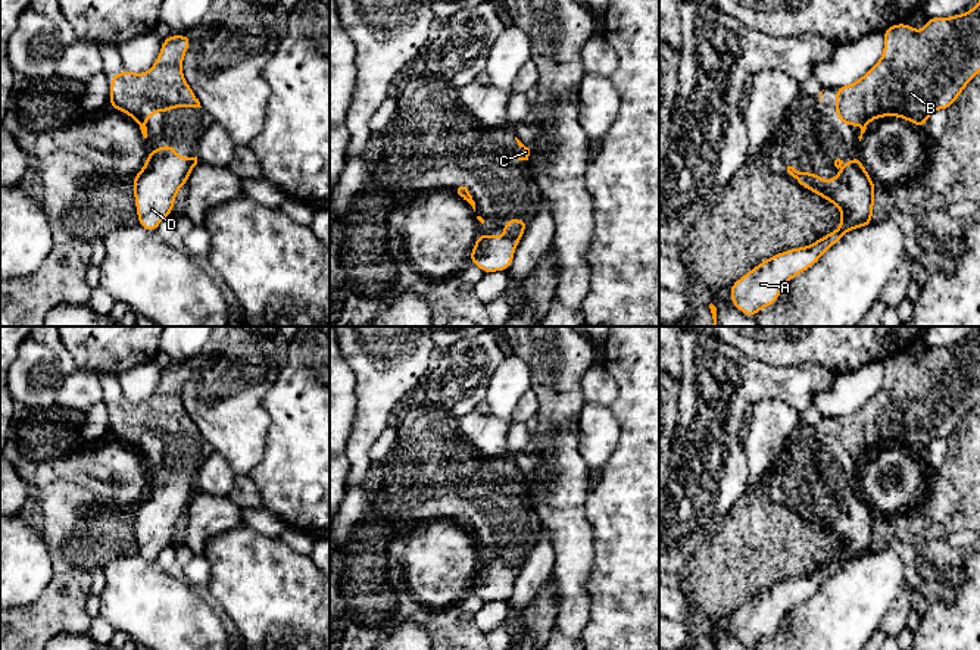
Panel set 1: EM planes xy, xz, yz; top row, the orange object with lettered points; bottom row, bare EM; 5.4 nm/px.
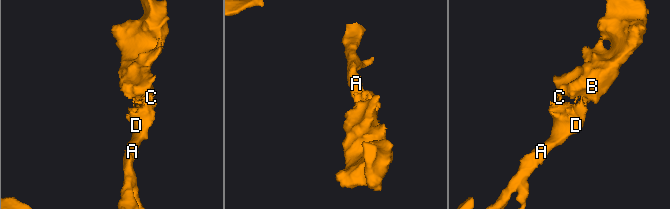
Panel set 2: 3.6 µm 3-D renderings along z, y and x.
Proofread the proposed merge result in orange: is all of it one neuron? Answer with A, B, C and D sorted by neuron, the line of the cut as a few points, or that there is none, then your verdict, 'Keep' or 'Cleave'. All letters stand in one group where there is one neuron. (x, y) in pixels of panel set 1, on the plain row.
Groups: A B C D. No split. Keep

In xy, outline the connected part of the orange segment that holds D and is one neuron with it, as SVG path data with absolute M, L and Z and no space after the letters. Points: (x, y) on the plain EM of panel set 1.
M160 475L149 481L144 497L132 507L138 554L146 560L157 560L169 544L178 519L197 494L196 487L178 487L177 476Z

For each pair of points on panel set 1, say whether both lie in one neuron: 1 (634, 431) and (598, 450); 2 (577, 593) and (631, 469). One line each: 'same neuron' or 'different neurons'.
1: different neurons
2: different neurons

